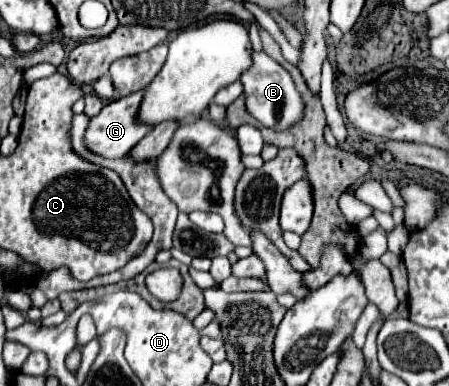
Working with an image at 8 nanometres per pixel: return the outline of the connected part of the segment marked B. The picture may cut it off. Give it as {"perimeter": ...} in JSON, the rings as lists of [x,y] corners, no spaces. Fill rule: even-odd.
{"perimeter":[[[252,51],[252,65],[242,73],[242,85],[246,93],[246,107],[252,117],[256,117],[262,125],[272,127],[276,131],[288,131],[304,111],[302,99],[294,87],[290,73],[264,51]]]}

